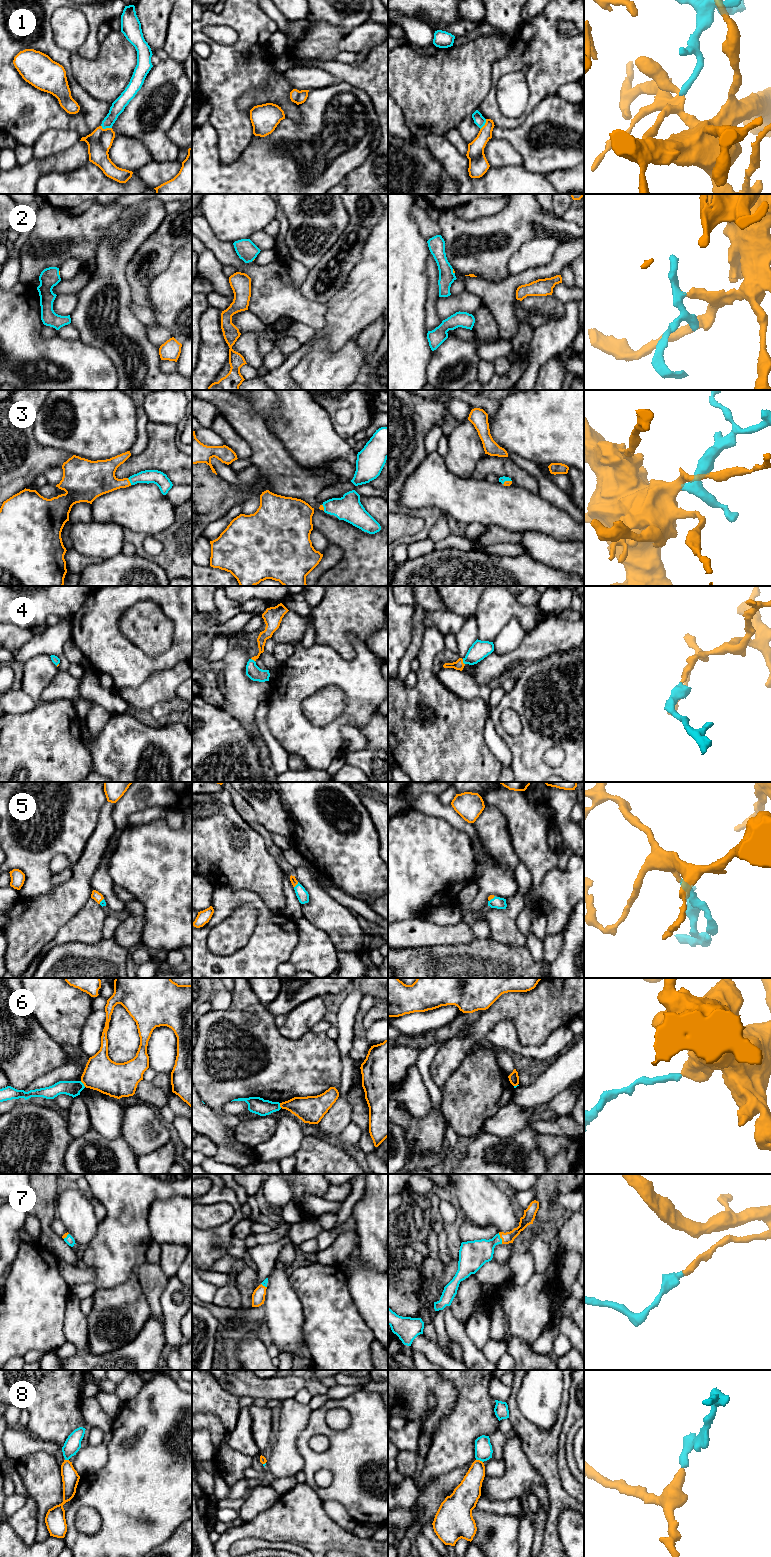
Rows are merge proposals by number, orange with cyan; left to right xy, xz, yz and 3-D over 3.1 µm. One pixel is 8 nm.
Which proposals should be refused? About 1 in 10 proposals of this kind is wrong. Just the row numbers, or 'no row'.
6

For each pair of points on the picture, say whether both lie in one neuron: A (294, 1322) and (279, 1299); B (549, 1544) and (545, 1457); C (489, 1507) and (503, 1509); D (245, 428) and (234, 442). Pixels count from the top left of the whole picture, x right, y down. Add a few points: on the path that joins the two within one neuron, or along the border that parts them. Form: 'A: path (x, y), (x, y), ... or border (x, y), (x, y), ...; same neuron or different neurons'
A: path (288, 1316), (283, 1311), (282, 1305); same neuron
B: path (551, 1522), (554, 1512), (552, 1479); same neuron
C: path (492, 1507), (500, 1508); same neuron
D: border (225, 417), (249, 445), (249, 457); different neurons

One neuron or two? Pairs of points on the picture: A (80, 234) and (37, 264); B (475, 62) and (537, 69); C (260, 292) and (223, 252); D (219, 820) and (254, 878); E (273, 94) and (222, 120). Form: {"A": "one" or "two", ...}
{"A": "one", "B": "two", "C": "one", "D": "one", "E": "one"}

